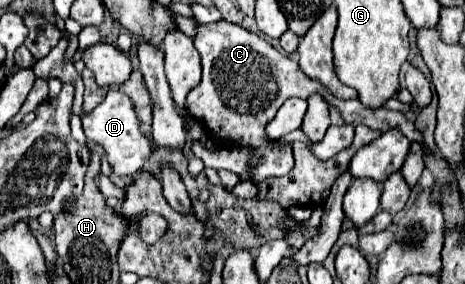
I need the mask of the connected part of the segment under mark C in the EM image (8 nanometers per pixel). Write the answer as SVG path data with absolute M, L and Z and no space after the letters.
M225 19L215 23L199 23L195 21L195 47L201 53L203 77L199 87L191 89L187 95L187 111L207 129L209 139L221 141L225 145L243 145L255 149L255 157L251 159L253 165L253 183L259 183L267 177L281 177L287 175L293 167L291 147L279 147L277 141L271 141L265 135L267 121L275 115L275 111L283 105L289 97L307 99L311 93L321 93L325 101L335 105L347 123L363 123L371 129L387 131L391 127L399 127L409 141L423 141L421 133L415 129L411 121L405 119L401 111L387 111L387 109L369 109L361 105L359 99L341 101L333 97L319 81L307 79L299 65L289 59L287 55L279 53L273 45L269 45L263 37L227 23Z

